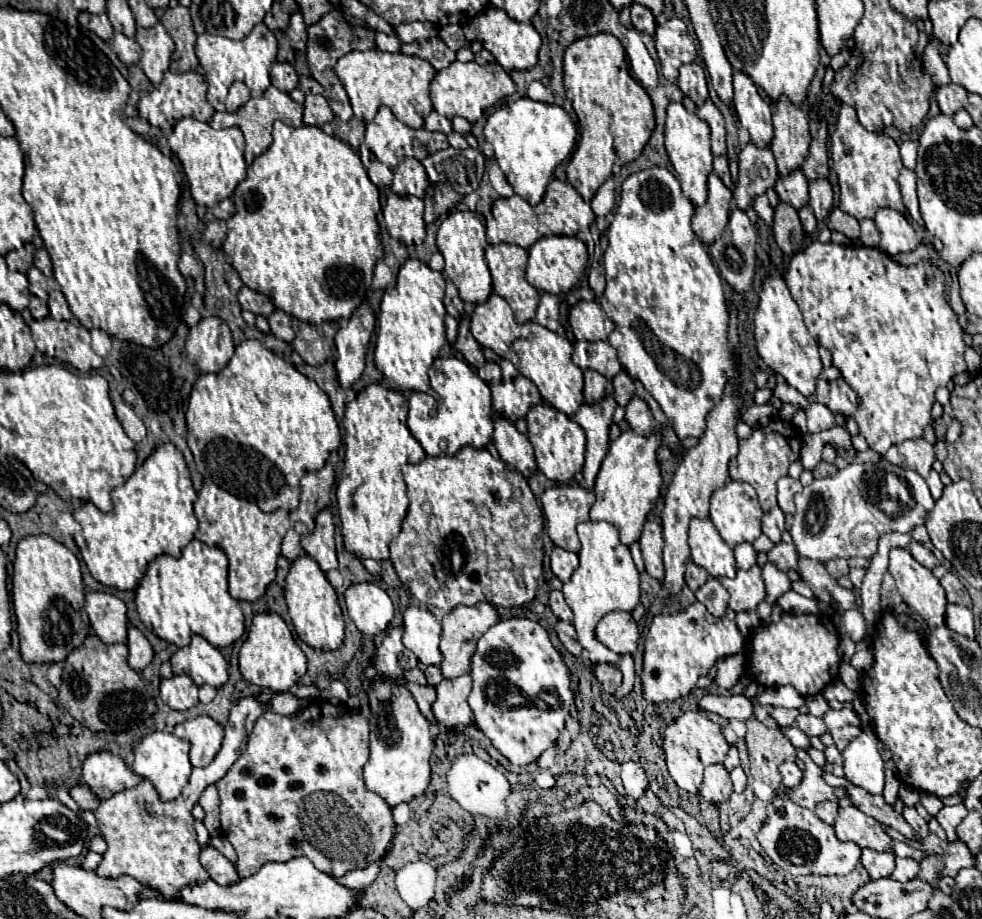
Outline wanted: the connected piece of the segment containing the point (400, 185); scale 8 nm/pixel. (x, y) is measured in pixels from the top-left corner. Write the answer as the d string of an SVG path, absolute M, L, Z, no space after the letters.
M404 158L394 168L394 180L392 180L392 192L394 194L410 194L418 198L424 198L424 192L428 188L428 176L424 174L424 166L416 158Z

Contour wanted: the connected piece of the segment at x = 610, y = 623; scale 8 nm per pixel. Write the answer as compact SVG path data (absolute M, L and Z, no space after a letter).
M616 610L616 612L606 614L598 622L596 636L604 646L608 646L616 654L622 654L622 652L634 654L640 634L638 634L638 626L632 614Z

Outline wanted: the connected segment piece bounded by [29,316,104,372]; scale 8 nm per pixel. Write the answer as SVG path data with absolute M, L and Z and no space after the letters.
M48 316L29 325L37 349L80 372L100 368L104 360L90 346L90 332L76 322L56 322Z

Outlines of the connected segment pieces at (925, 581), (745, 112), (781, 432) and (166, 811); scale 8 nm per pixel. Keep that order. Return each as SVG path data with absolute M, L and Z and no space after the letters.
M894 548L892 554L890 554L890 566L888 566L888 572L894 576L896 580L896 588L902 596L902 600L916 612L924 618L924 622L928 624L928 628L938 628L938 626L944 626L946 624L946 606L948 606L948 600L946 600L946 592L944 588L940 586L940 582L934 578L934 574L924 568L922 564L918 564L910 554L908 550L904 548Z
M734 72L734 110L738 112L740 124L750 132L756 146L770 146L772 140L772 106L764 102L752 82L744 72Z
M776 420L764 428L756 428L750 438L740 440L740 452L730 462L730 478L750 484L756 490L764 512L768 512L772 506L776 506L776 482L778 482L778 478L788 474L790 436L794 436L794 430L788 424L784 424L782 420Z
M292 692L276 694L274 700L264 706L260 704L254 696L242 698L232 710L230 718L224 724L226 738L222 742L222 750L216 754L216 758L204 766L204 768L194 768L190 774L188 786L182 790L180 798L162 802L156 788L144 780L136 784L134 788L122 790L114 794L112 798L104 800L100 804L100 810L96 810L98 818L98 828L108 842L108 850L104 854L104 860L96 868L96 874L106 876L106 878L118 878L122 874L128 874L136 878L138 882L150 884L158 888L164 898L178 896L182 886L204 882L208 878L208 872L200 864L200 844L196 840L196 832L192 826L192 806L198 802L200 794L206 790L206 786L216 784L226 776L230 766L244 754L246 744L248 744L248 728L252 730L256 718L268 710L278 712L278 714L294 714L296 710L304 708L306 702L296 700Z

